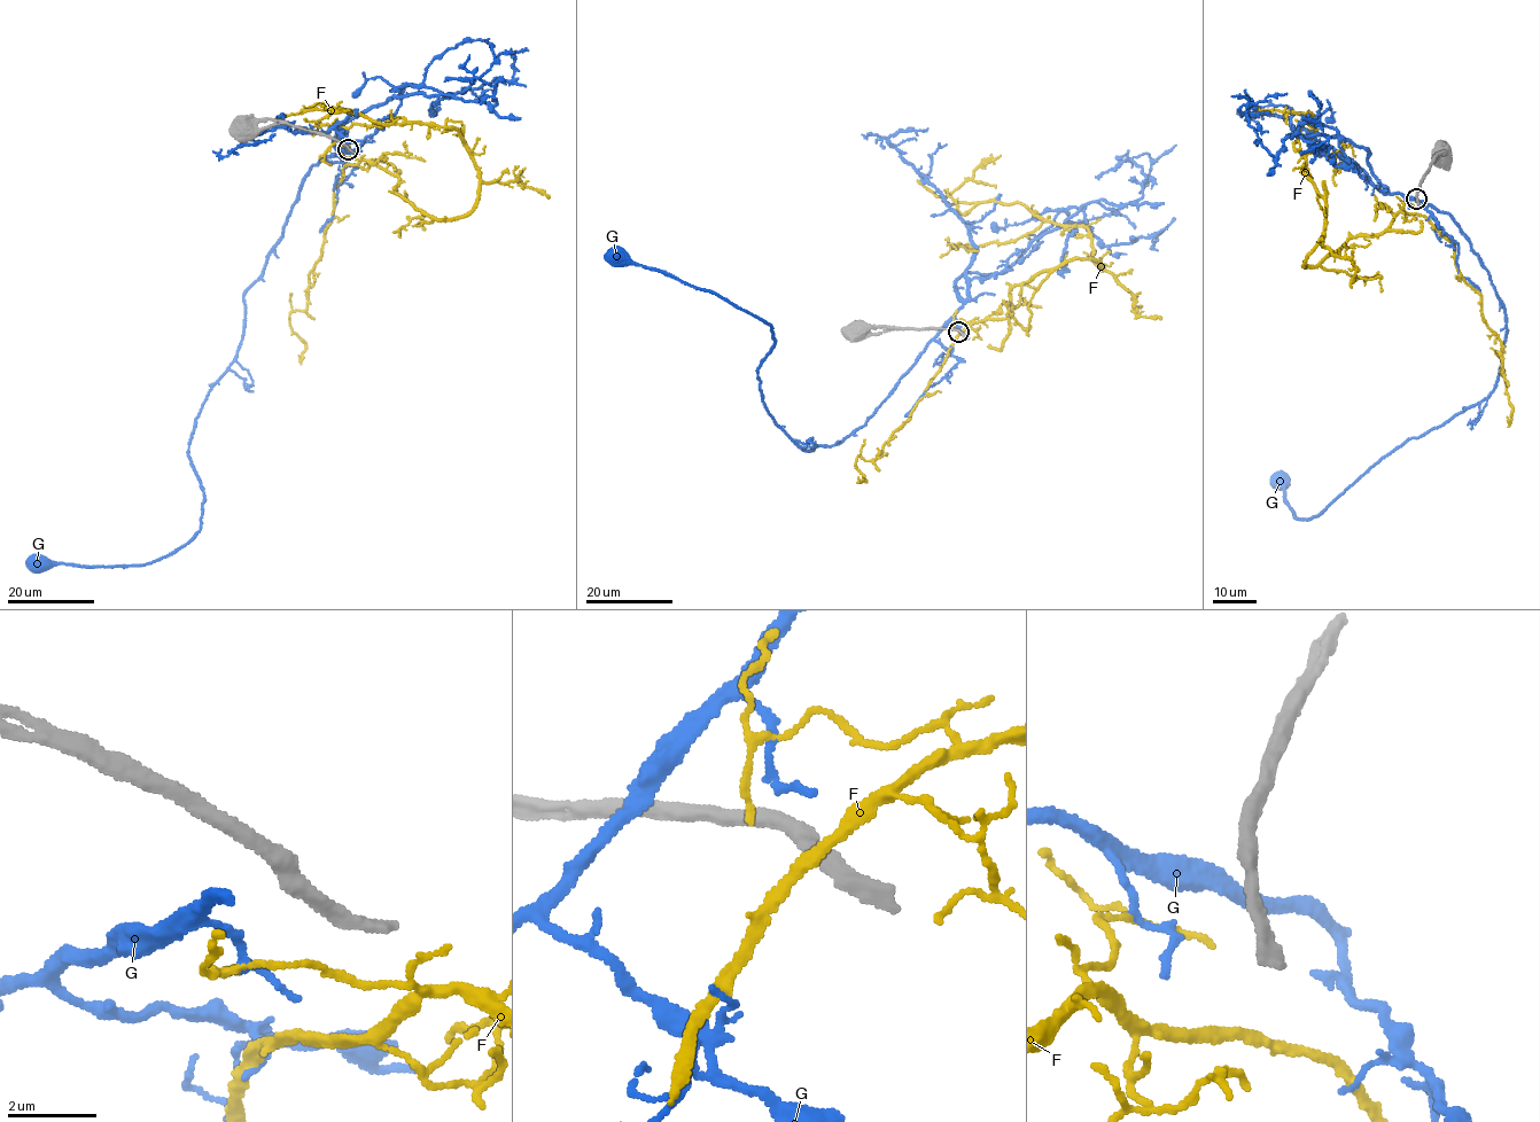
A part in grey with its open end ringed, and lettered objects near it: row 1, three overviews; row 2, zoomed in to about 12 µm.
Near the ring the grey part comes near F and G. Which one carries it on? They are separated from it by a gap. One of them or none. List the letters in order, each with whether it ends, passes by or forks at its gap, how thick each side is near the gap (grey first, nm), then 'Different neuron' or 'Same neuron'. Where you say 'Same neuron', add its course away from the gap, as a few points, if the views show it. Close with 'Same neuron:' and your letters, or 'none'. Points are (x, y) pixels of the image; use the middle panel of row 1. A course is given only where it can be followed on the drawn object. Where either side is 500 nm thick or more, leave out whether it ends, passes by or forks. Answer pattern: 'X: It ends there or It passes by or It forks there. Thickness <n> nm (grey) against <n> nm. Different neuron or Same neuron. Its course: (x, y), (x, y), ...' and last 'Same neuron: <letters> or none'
F: It ends there. Thickness 340 nm (grey) against 160 nm. Same neuron. Its course: (955, 328), (1008, 318), (1010, 289), (1073, 258), (1103, 267), (1086, 227), (1018, 202), (944, 200), (1001, 155)
G: It ends there. Thickness 340 nm (grey) against 190 nm. Different neuron
Same neuron: F

